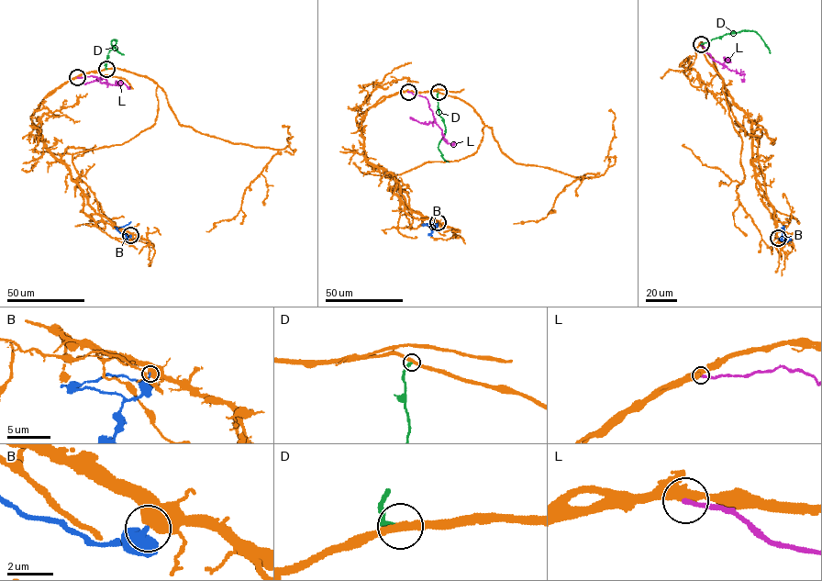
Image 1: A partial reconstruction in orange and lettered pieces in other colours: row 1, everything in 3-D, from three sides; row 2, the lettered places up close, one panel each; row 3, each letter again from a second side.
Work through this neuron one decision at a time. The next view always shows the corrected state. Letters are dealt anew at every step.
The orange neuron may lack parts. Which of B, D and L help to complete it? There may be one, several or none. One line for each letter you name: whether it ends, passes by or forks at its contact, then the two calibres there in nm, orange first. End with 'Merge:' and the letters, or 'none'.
Merge: none

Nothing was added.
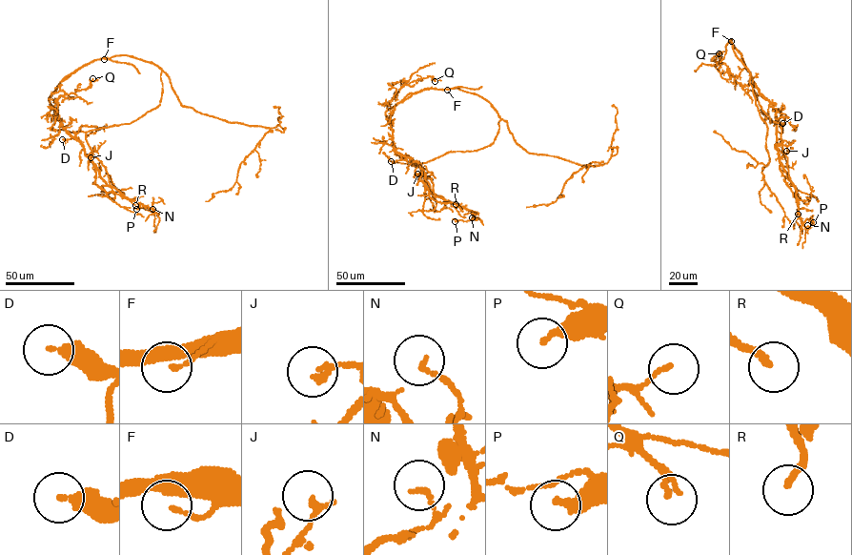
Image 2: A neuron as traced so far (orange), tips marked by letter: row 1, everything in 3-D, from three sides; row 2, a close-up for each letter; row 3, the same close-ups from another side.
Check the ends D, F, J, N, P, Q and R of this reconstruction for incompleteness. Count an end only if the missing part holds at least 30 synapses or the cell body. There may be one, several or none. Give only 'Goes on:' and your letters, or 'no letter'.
Goes on: no letter

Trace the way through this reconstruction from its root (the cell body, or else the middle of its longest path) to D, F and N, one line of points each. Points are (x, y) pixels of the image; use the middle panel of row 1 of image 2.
D: (498, 123), (494, 141), (481, 149), (448, 152), (425, 163), (415, 162), (419, 166), (402, 155), (391, 161)
F: (498, 123), (500, 117), (482, 97), (456, 88), (447, 90)
N: (498, 123), (494, 141), (488, 146), (415, 162), (431, 179), (434, 193), (472, 210), (472, 217)

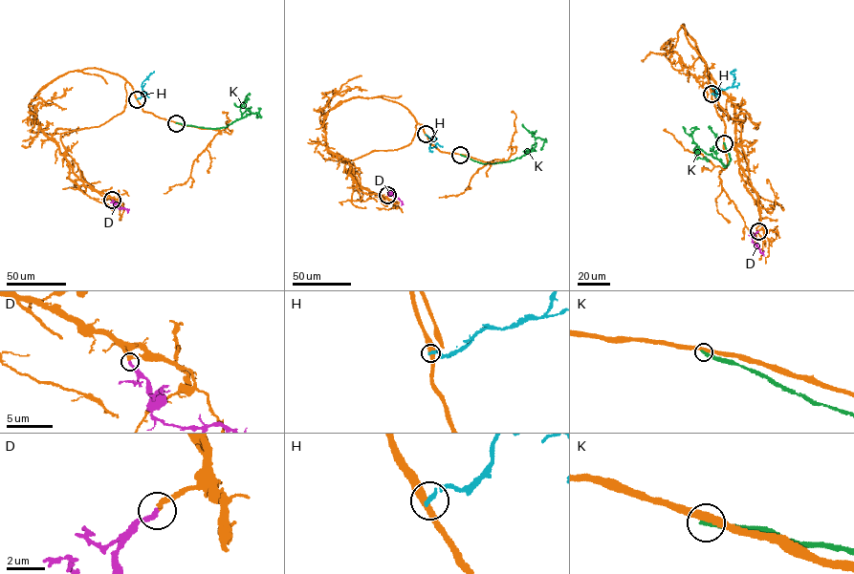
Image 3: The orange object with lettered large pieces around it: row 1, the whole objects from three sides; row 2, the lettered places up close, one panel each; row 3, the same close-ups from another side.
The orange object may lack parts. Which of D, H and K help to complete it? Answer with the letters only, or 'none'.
D

